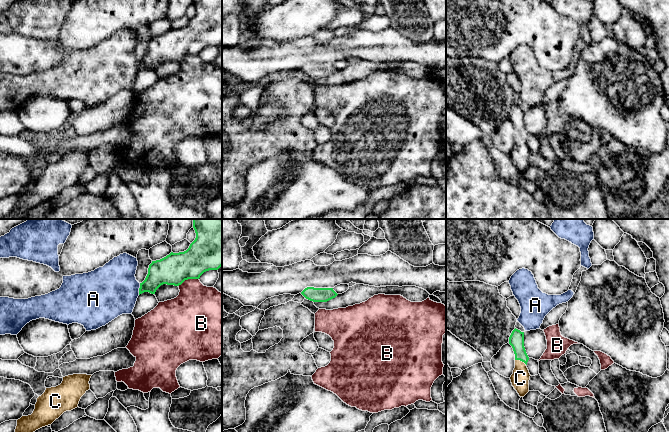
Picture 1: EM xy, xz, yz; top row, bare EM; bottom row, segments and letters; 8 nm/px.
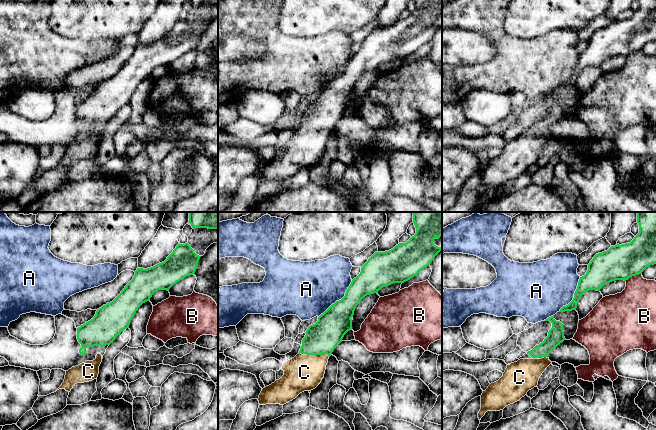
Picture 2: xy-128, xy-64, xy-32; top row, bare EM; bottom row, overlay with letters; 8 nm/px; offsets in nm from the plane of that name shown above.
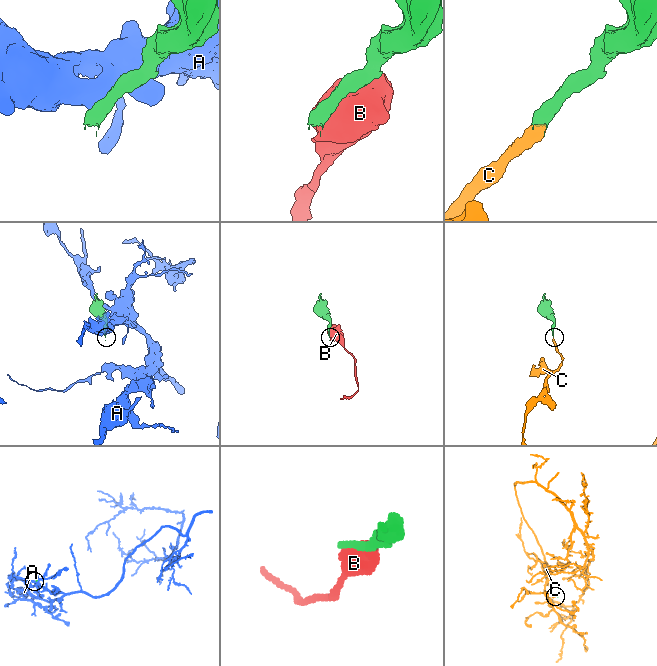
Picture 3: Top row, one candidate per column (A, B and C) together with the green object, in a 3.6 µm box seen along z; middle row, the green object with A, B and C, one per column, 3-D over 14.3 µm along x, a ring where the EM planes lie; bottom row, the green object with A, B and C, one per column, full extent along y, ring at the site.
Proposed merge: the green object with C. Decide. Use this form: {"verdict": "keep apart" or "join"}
{"verdict": "join"}

